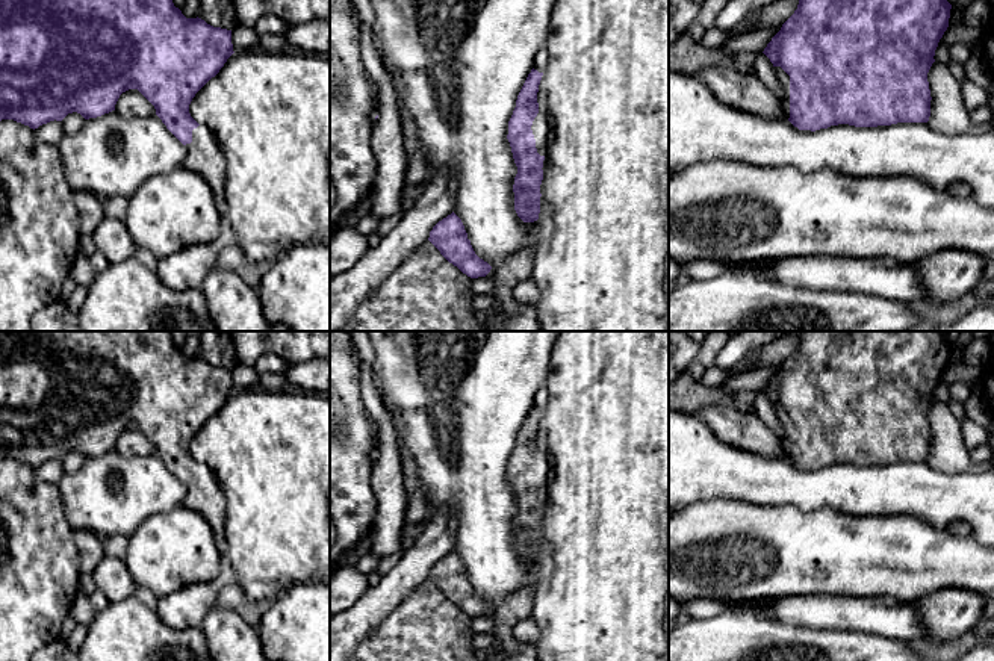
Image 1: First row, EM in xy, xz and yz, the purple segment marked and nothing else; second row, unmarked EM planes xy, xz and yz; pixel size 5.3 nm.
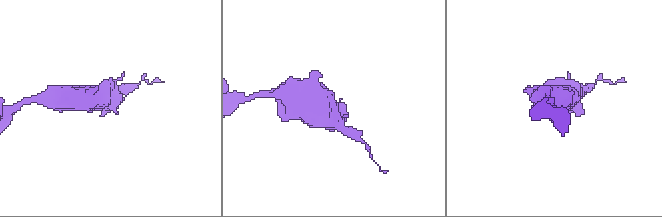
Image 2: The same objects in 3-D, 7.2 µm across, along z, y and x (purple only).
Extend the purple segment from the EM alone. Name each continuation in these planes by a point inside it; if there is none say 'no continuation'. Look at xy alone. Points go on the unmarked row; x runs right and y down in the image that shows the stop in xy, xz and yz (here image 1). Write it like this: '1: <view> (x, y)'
1: xy (205, 496)

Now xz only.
1: xz (539, 466)

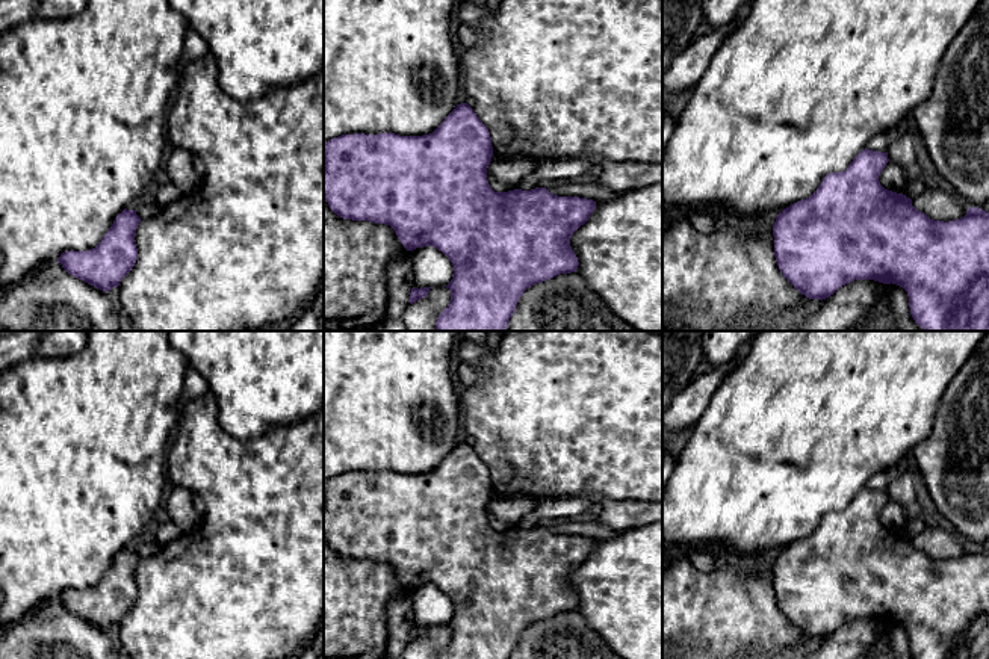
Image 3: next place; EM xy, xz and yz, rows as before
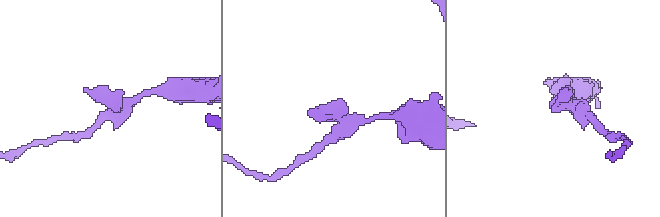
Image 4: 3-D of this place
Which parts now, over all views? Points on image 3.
no continuation

